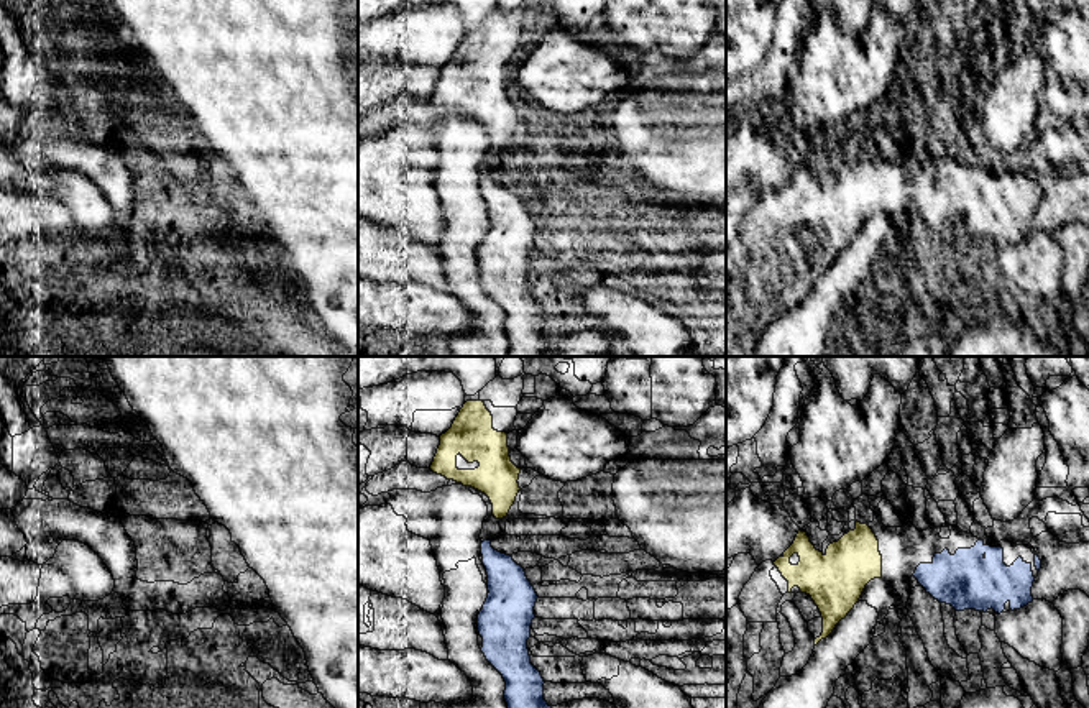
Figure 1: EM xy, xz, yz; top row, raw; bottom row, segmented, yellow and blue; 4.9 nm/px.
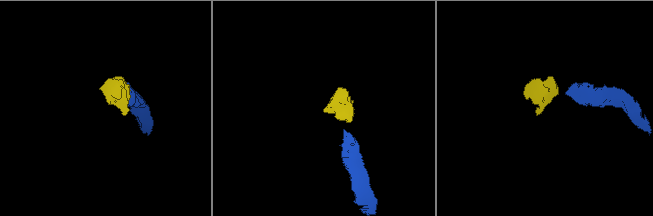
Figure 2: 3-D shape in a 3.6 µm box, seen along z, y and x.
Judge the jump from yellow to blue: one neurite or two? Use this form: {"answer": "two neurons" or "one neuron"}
{"answer": "one neuron"}

